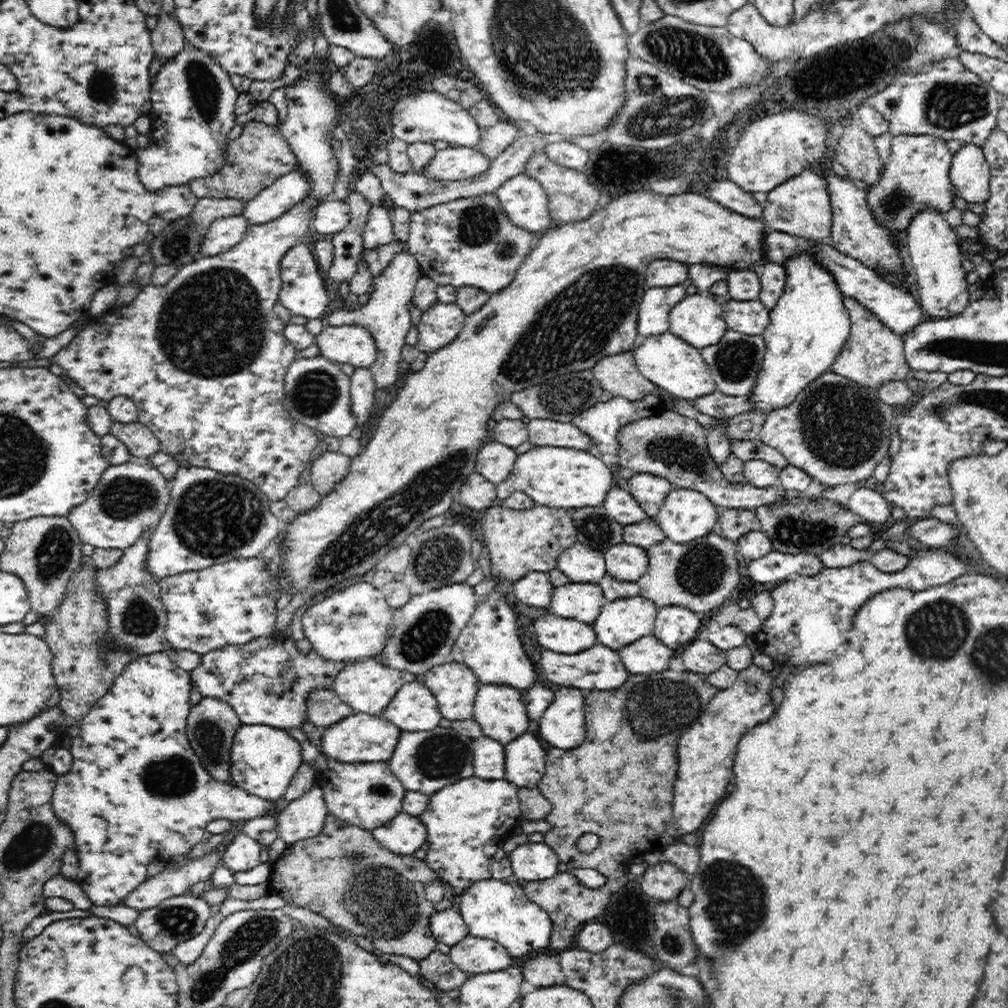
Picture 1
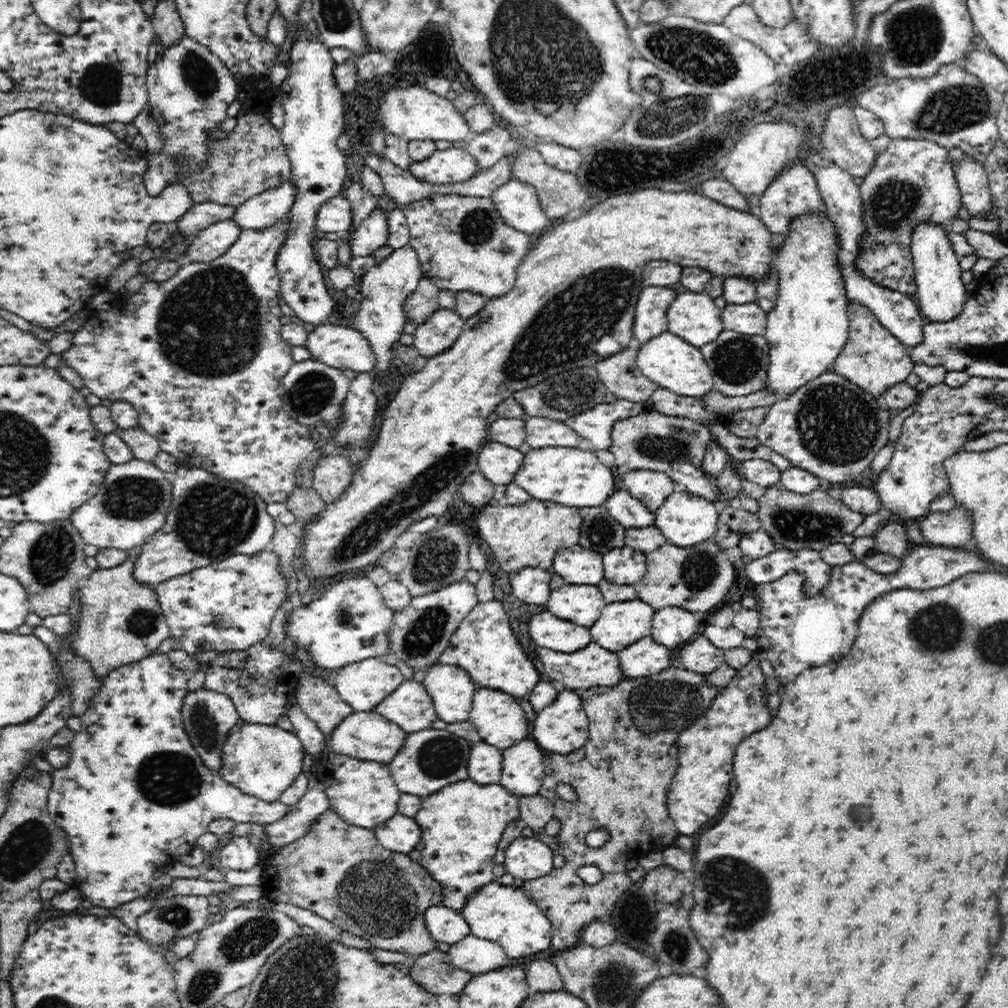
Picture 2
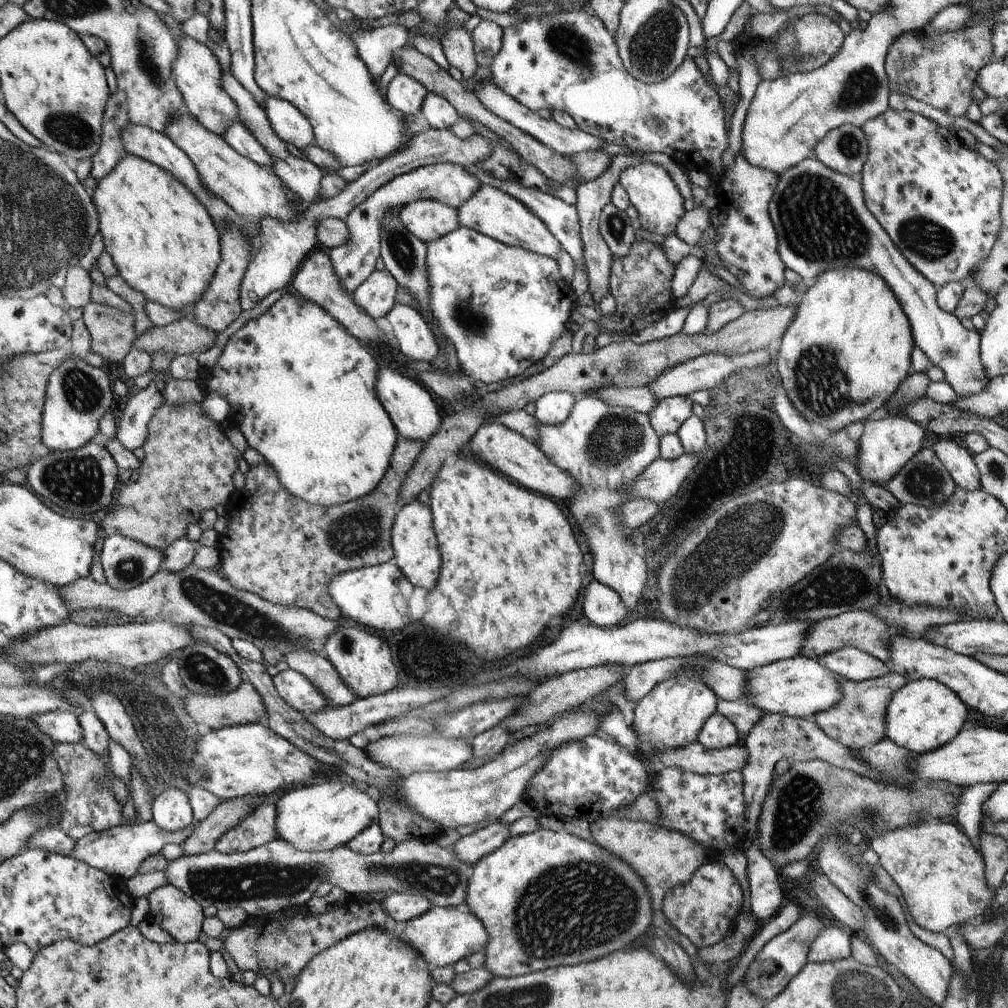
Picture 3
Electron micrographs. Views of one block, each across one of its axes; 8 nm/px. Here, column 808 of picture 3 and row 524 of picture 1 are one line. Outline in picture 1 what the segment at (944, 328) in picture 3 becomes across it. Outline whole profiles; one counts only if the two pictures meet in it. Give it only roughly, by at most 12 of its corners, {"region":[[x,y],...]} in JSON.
{"region":[[180,465],[144,564],[257,558],[286,525],[236,474]]}

